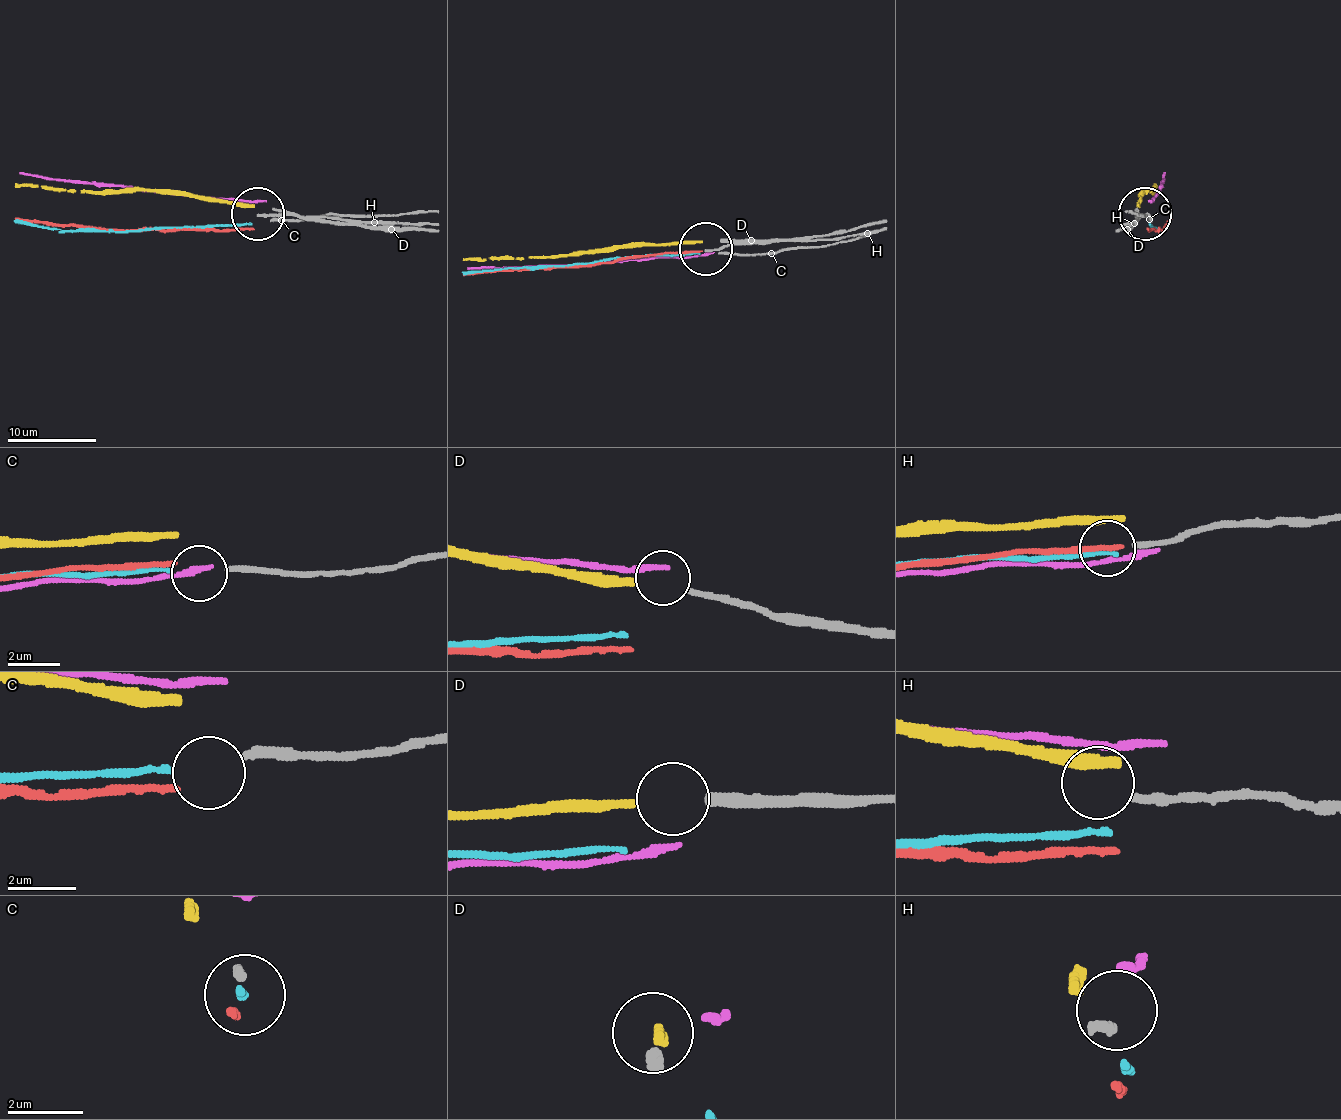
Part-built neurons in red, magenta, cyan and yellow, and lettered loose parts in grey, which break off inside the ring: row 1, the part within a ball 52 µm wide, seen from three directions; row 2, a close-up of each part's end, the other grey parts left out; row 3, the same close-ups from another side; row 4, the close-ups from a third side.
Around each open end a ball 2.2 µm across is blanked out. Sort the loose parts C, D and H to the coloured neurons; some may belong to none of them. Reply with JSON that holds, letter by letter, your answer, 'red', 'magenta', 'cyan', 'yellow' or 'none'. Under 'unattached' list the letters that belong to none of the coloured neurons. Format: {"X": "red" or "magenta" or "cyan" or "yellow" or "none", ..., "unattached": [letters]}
{"C": "cyan", "D": "yellow", "H": "none", "unattached": ["H"]}

